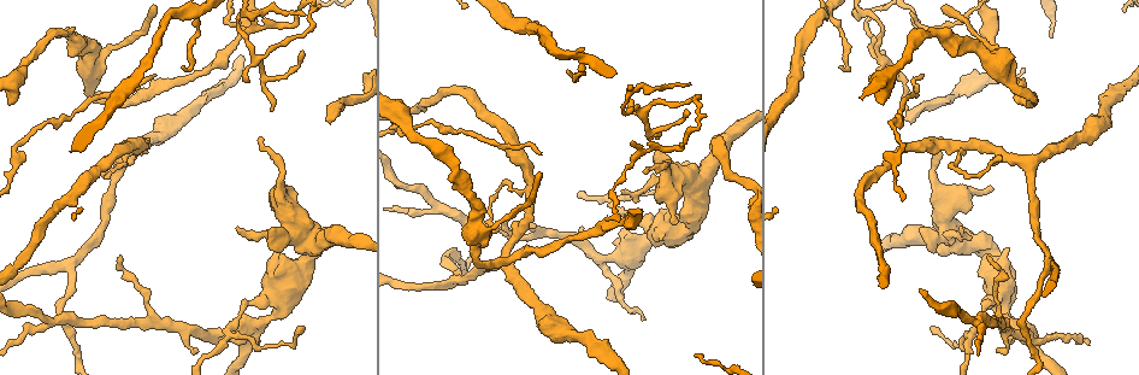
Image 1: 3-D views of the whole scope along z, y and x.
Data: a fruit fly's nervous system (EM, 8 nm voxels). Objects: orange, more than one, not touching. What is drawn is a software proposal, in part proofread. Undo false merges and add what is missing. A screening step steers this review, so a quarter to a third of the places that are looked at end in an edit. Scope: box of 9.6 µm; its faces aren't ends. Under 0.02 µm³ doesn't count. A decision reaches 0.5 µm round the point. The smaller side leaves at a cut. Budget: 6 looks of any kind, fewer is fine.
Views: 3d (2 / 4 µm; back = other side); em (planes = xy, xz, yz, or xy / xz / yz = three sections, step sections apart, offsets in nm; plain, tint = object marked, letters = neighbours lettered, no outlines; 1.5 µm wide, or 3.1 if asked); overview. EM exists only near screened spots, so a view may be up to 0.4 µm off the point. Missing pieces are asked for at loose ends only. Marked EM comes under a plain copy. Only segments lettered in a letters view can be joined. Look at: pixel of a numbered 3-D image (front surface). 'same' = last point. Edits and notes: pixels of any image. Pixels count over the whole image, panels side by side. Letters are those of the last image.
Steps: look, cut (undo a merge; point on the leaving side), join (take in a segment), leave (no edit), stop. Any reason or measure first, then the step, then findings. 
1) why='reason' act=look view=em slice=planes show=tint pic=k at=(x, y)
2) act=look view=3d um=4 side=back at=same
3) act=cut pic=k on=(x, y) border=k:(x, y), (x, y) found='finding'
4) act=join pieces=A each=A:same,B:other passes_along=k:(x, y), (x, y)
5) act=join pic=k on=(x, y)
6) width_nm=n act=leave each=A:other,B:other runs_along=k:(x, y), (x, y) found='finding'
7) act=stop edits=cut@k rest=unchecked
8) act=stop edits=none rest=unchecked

why='abrupt turn' act=look view=em slice=planes show=tint pic=1 at=(957, 144)

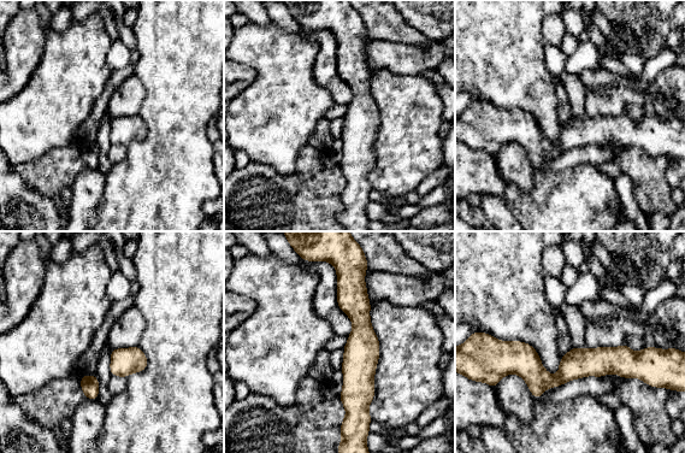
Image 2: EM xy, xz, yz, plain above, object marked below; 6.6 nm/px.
act=look view=em slice=planes show=letters at=same

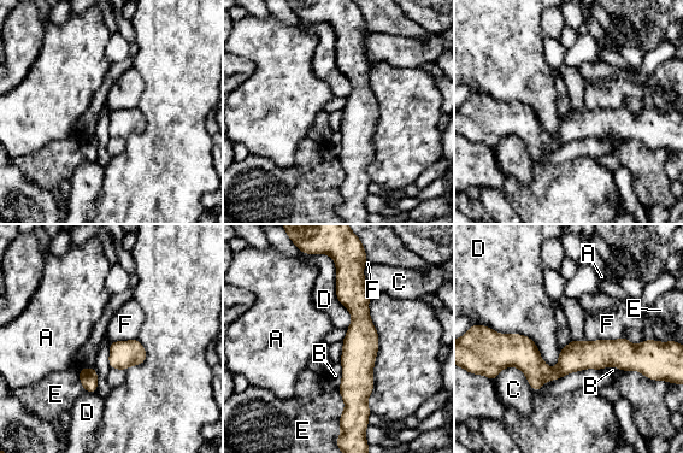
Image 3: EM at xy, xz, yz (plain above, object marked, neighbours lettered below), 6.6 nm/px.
act=leave each=A:other,B:other,C:other,D:other,E:other,F:other runs_along=3:(354, 268), (359, 405), (366, 412) found='all the same neuron'

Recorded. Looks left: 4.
why='abrupt turn' act=look view=em slice=planes show=tint pic=1 at=(194, 14)

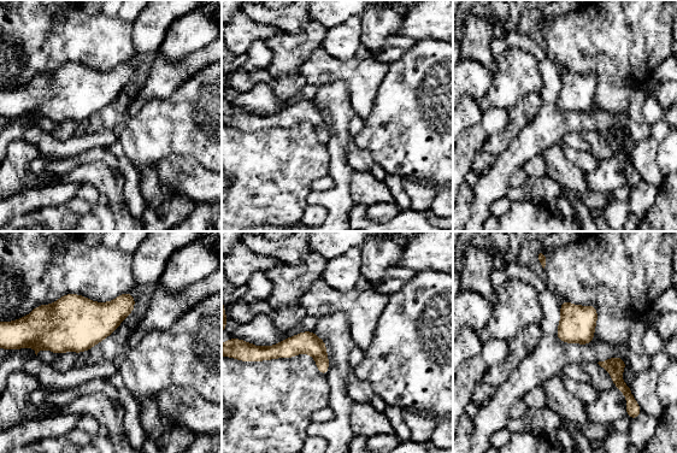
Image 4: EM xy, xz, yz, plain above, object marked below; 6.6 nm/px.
act=look view=em slice=planes show=letters at=same

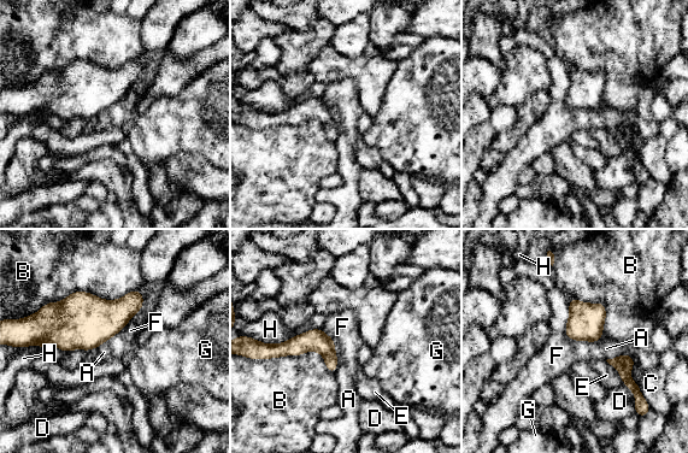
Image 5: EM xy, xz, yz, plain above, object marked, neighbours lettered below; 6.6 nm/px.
width_nm=150 act=leave each=A:other,B:other,C:other,D:other,E:other,F:other,G:other,H:other border=5:(135, 289), (6, 319) found='continuous, no second neuron'

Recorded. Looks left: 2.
why='sharp bend' act=look view=3d um=2 pic=1 at=(695, 98)

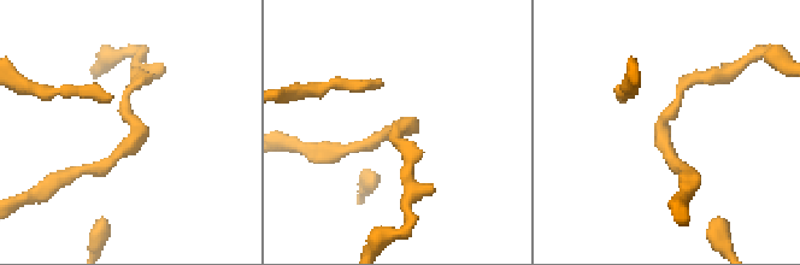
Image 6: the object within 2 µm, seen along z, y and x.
why='need the tissue' act=look view=em slice=planes show=letters pic=6 at=(396, 134)

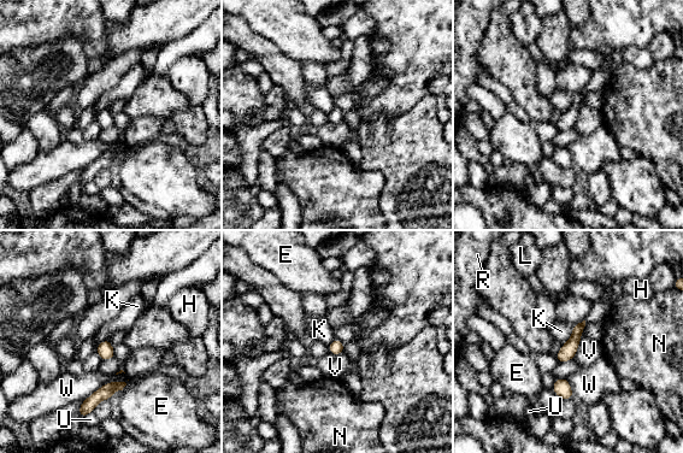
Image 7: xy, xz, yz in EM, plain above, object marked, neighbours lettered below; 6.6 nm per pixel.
longest_contact=W:300nm act=leave each=E:other,H:other,K:other,L:other,N:other,R:other,U:other,V:other,W:other border=7:(572, 325), (572, 335), (564, 343) found='one neuron here'

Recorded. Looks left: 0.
act=stop edits=none rest=unchecked

